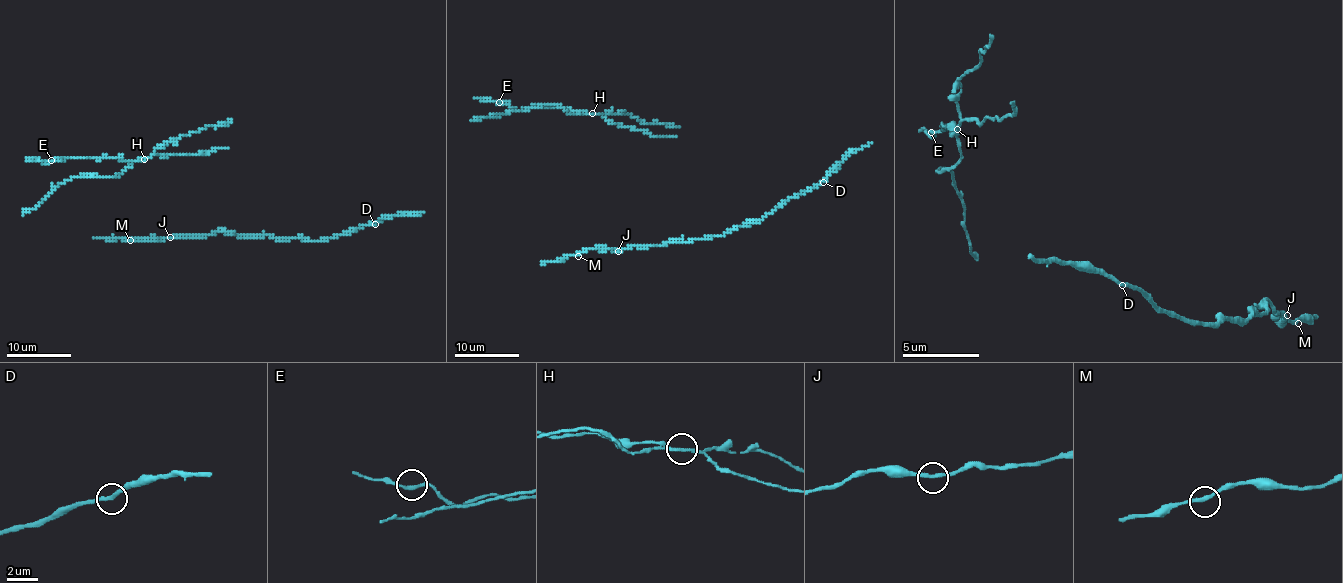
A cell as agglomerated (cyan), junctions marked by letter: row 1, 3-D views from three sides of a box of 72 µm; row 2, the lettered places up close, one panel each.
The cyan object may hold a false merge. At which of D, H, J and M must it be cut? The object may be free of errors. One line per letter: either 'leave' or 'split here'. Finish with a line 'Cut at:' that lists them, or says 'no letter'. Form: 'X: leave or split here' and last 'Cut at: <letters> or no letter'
D: leave
H: split here
J: leave
M: leave
Cut at: H

